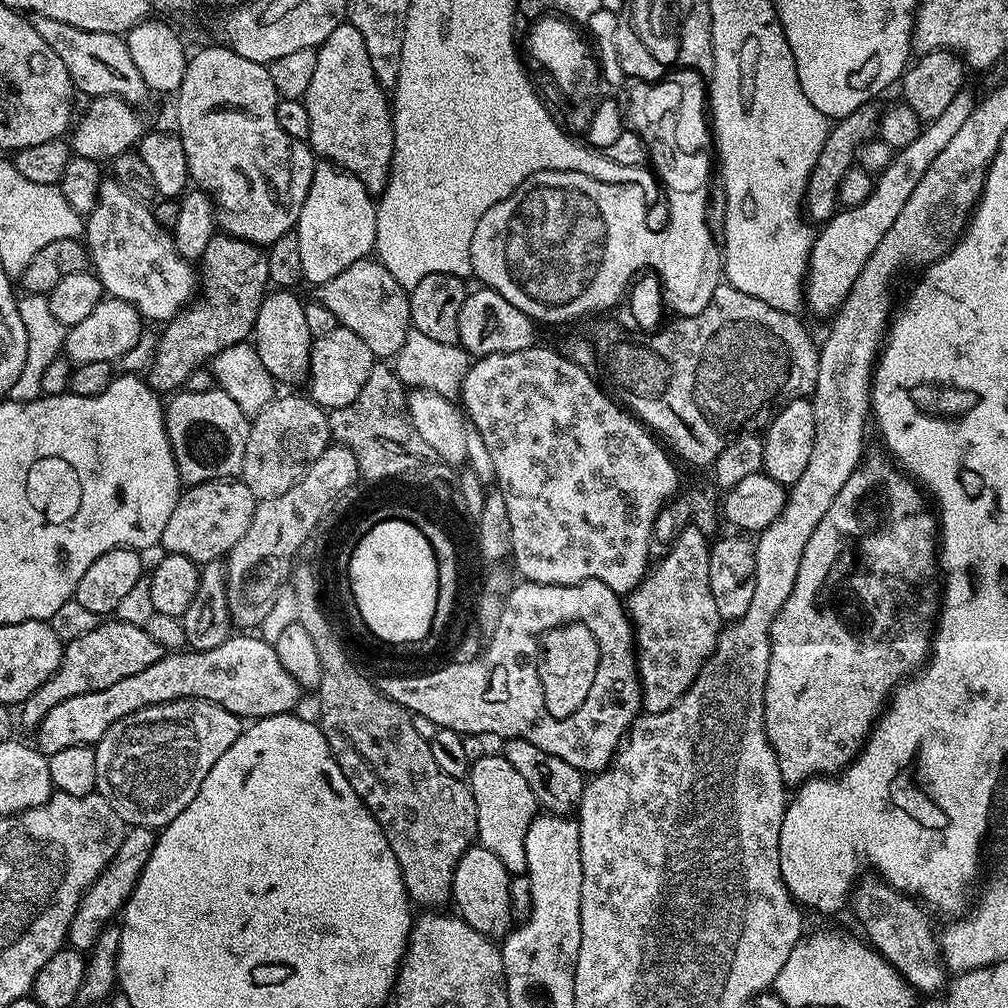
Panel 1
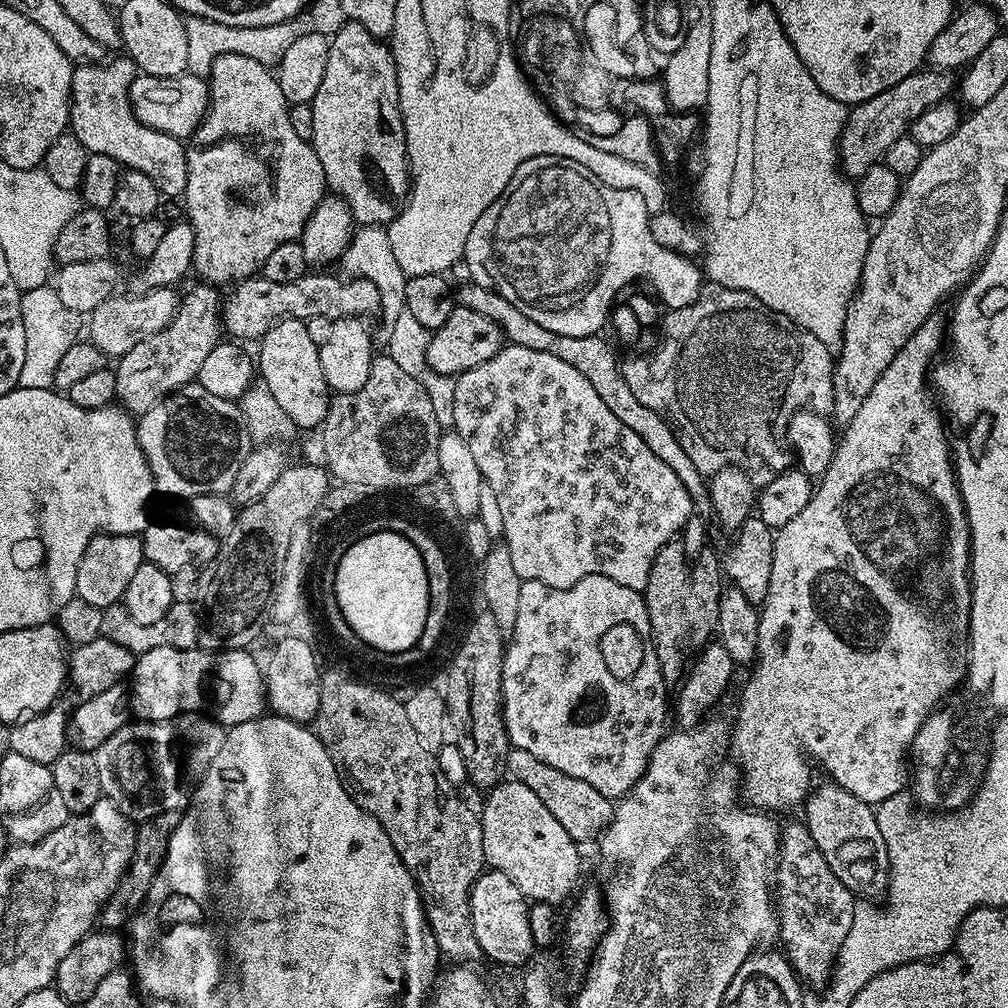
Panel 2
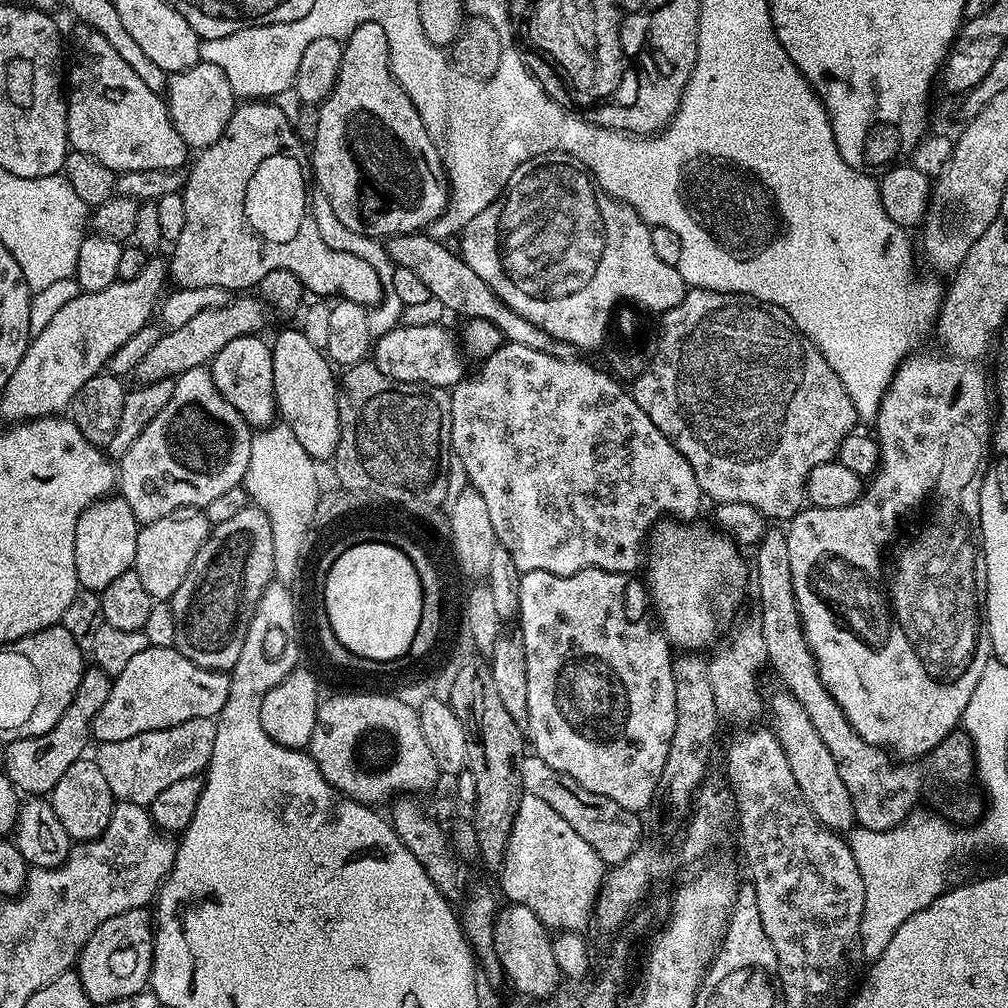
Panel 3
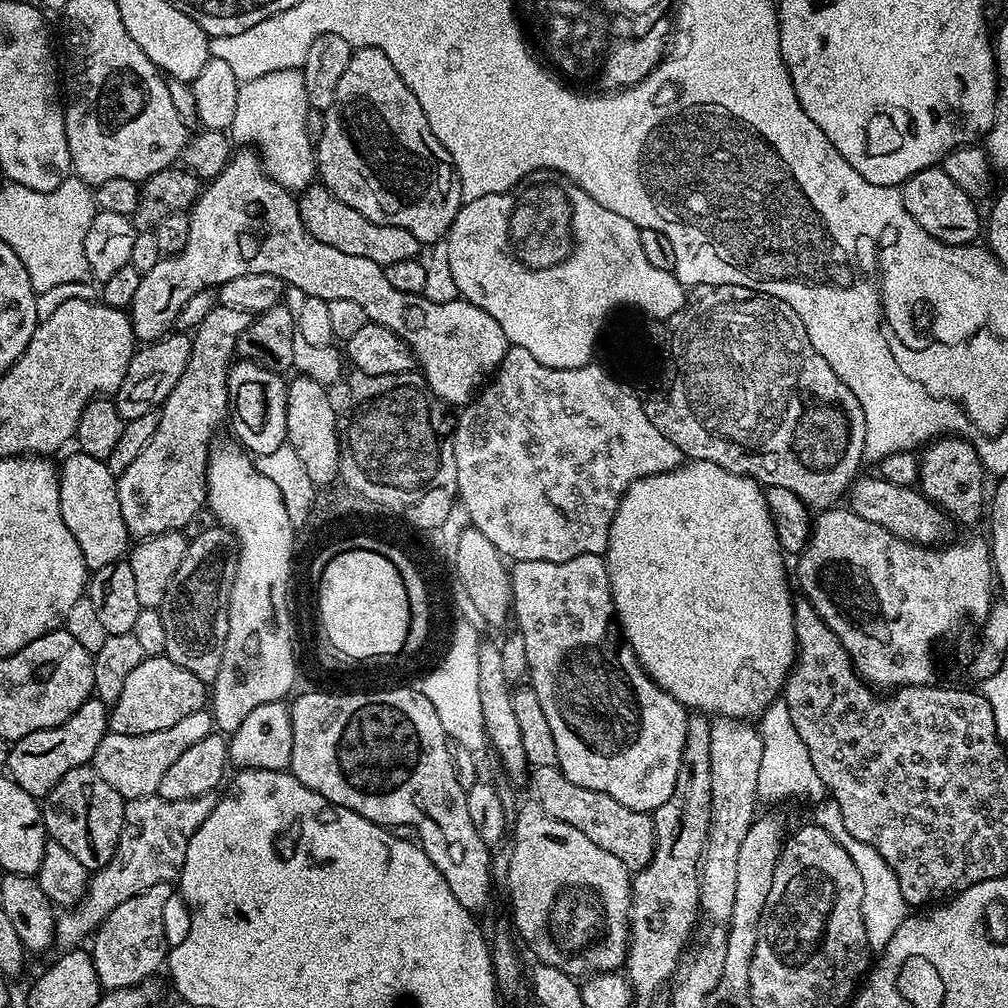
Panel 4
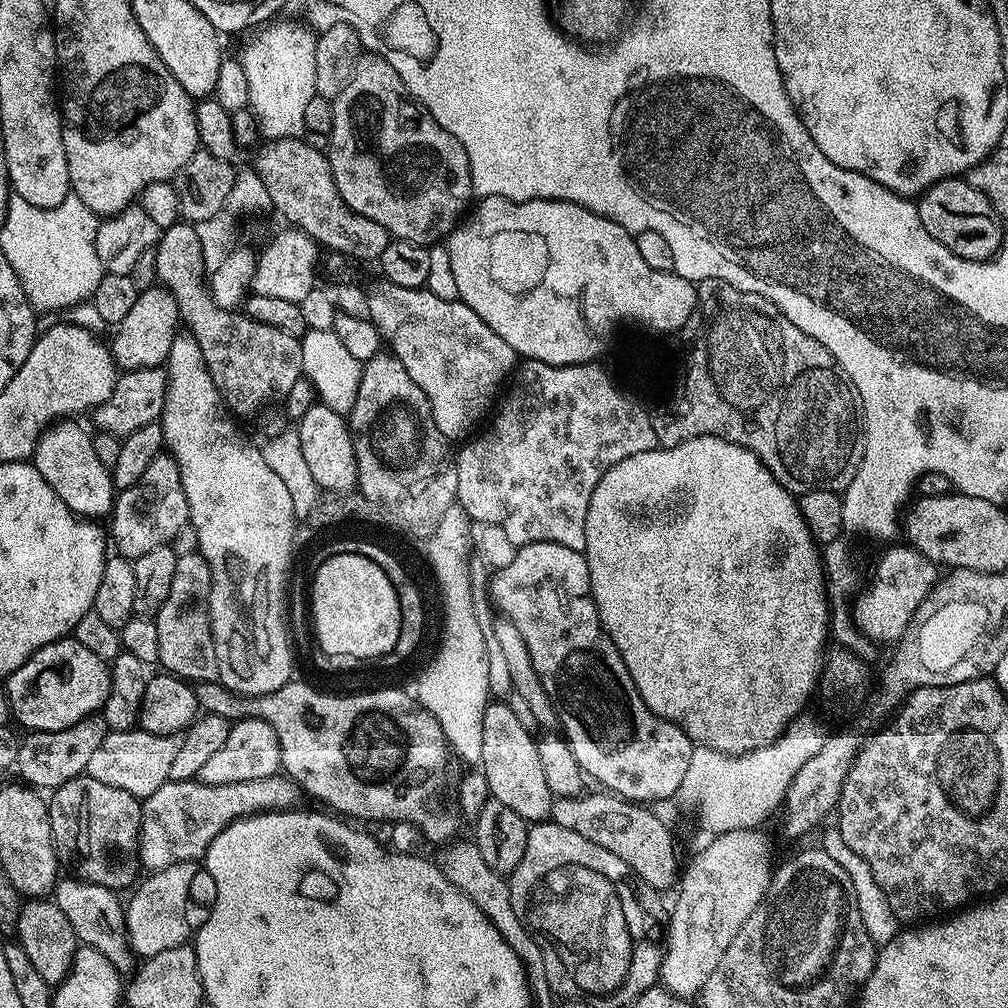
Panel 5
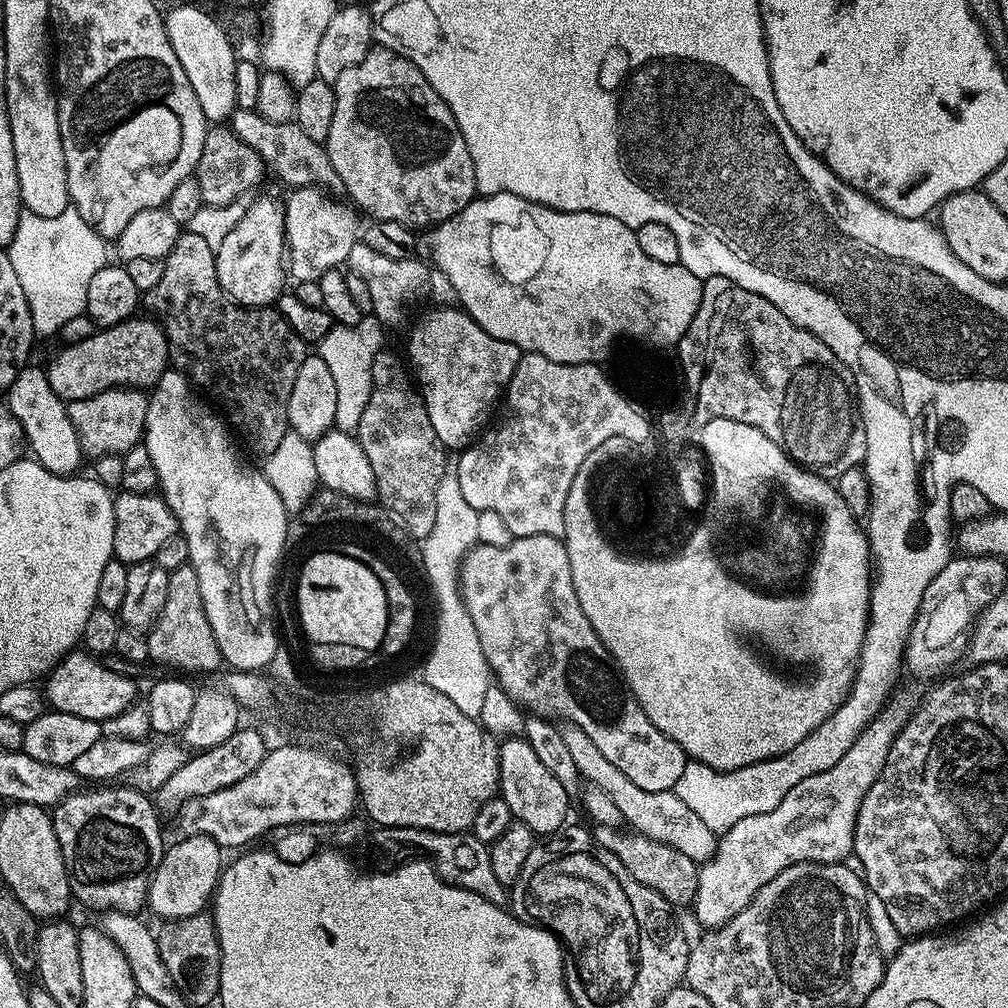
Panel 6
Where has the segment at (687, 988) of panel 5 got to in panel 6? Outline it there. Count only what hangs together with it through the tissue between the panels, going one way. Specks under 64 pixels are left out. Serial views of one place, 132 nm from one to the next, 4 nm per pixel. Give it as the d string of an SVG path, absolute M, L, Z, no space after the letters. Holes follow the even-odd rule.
M904 696L892 704L869 722L854 746L850 746L830 770L802 778L774 810L742 818L742 822L734 822L734 826L719 837L715 854L699 865L694 909L705 929L720 928L746 910L758 890L778 878L782 870L795 864L838 864L853 855L854 830L862 802L880 776L890 746L914 711L914 704Z

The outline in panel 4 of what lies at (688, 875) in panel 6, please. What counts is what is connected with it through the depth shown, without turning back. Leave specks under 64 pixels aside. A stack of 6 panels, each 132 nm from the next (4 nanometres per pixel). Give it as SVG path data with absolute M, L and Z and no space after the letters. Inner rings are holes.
M557 766L532 768L527 773L527 782L528 792L532 795L529 796L531 803L542 806L542 810L546 810L550 818L558 822L566 822L566 826L574 826L574 830L582 830L582 834L586 834L586 838L590 838L594 846L602 846L606 854L614 854L614 858L618 858L618 862L622 862L622 866L626 866L629 873L640 872L648 865L654 854L654 822L649 813L630 810L630 806L622 806L622 802L614 802L610 794L602 794L598 790L586 790L586 786L577 786L575 782L570 782L570 778L561 774Z

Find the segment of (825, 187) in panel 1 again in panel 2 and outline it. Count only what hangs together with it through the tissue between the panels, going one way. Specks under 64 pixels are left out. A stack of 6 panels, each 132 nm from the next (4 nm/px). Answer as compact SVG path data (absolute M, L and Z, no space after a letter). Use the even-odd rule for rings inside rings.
M921 70L902 78L902 82L898 82L893 88L882 90L882 94L874 94L874 98L863 100L861 104L855 105L844 120L844 128L840 132L838 163L844 175L849 178L858 178L862 174L866 174L866 170L870 170L870 166L881 163L886 150L890 150L890 146L894 146L894 142L898 142L898 138L911 133L914 121L922 114L926 114L926 110L930 110L930 106L941 104L942 101L953 95L954 76L953 80L952 76L953 73L948 70Z

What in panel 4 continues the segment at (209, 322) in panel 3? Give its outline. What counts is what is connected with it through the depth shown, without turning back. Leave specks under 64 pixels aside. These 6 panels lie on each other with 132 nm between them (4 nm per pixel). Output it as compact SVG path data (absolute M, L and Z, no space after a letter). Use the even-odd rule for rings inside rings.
M188 334L165 335L163 338L148 342L133 352L132 361L126 370L126 378L122 378L122 386L114 393L116 409L122 414L125 422L134 418L142 418L142 414L159 409L164 399L178 386L178 378L186 370L186 362L190 362L192 337Z

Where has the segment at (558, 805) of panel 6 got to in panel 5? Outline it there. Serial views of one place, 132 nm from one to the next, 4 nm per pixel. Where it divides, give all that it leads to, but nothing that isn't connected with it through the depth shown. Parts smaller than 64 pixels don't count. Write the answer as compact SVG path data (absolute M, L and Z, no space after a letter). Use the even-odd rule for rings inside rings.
M502 700L491 701L482 718L481 769L487 778L489 795L505 803L530 824L545 821L551 815L553 794L543 777L533 733L519 723L514 712Z

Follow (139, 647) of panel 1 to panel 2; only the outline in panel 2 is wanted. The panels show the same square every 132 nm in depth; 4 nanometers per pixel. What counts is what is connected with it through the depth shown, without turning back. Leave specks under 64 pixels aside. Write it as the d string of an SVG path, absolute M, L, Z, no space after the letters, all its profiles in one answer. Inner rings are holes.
M99 636L94 642L77 644L70 652L70 667L67 683L76 691L76 696L61 695L44 712L21 720L10 727L10 746L14 754L22 754L22 758L30 758L33 762L51 765L69 747L68 723L72 717L72 709L77 708L82 700L94 698L94 694L102 694L102 690L110 690L110 686L129 676L136 664L136 656L126 646L118 646L118 642L110 642L105 636Z

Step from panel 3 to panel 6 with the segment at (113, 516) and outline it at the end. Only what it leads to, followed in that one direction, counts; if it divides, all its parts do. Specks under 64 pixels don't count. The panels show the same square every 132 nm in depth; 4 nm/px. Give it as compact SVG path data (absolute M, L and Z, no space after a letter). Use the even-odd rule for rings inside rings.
M25 366L20 369L14 382L8 387L6 403L9 410L18 418L18 422L24 431L26 448L36 461L46 470L56 476L71 477L80 468L82 453L80 451L80 439L76 433L74 422L68 413L68 406L61 400L48 381L47 371L43 367L32 368Z

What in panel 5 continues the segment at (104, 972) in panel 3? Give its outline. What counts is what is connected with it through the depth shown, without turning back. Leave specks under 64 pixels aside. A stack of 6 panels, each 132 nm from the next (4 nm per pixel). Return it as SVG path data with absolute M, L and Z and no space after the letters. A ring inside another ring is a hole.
M187 860L145 875L145 880L143 877L135 885L133 896L126 900L124 925L128 928L128 948L137 957L157 956L162 954L162 950L174 950L174 946L189 943L190 932L188 936L188 920L184 911L188 908L192 883L196 880L196 868L193 861Z

